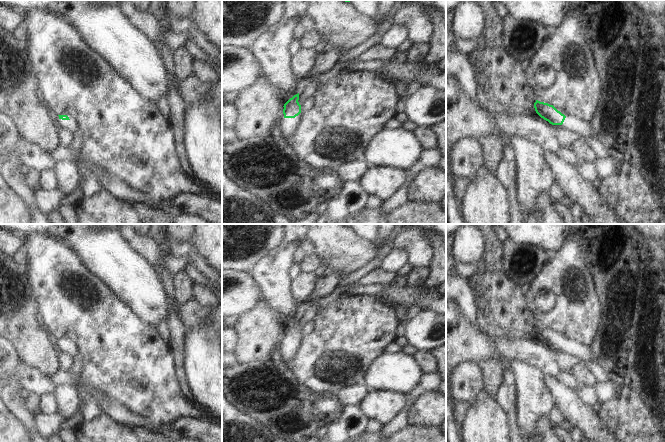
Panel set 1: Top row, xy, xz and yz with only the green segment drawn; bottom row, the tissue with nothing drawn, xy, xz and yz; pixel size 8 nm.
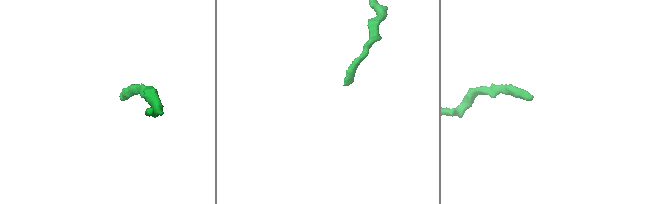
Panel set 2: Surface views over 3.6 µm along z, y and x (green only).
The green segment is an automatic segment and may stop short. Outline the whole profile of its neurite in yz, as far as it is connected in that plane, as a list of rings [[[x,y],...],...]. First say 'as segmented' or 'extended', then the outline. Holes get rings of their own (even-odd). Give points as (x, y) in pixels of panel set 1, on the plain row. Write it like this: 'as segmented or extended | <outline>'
extended | [[[536,324],[534,327],[536,337],[552,349],[561,349],[564,353],[574,356],[582,363],[595,364],[598,359],[591,347],[581,345],[575,341],[566,341],[553,329]]]

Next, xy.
extended | [[[58,339],[61,353],[69,353],[72,357],[76,355],[75,348],[69,343],[67,339]]]

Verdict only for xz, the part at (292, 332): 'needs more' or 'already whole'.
needs more

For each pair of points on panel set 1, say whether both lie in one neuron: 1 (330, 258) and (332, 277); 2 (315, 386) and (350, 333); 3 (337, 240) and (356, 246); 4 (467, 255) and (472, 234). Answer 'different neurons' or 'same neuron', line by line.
1: different neurons
2: same neuron
3: same neuron
4: same neuron

